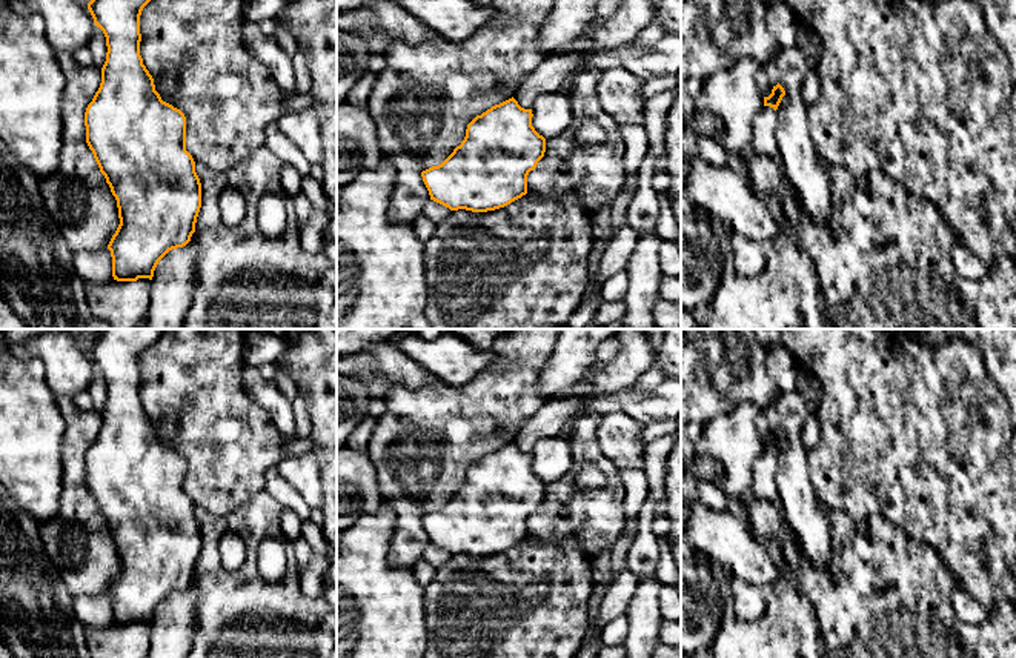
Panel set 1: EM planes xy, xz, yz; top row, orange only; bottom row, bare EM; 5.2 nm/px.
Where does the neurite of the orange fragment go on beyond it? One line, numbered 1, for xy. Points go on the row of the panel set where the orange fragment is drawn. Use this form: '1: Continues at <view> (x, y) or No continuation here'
1: No continuation here

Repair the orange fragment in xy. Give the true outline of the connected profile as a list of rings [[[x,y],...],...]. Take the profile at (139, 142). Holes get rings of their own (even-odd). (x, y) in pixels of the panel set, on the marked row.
[[[91,0],[88,9],[106,37],[106,61],[101,83],[85,112],[86,143],[117,200],[120,224],[108,249],[112,257],[112,277],[117,281],[152,280],[158,261],[172,249],[183,248],[195,232],[201,208],[201,183],[195,161],[186,151],[186,117],[161,100],[154,78],[140,55],[140,15],[151,0]]]

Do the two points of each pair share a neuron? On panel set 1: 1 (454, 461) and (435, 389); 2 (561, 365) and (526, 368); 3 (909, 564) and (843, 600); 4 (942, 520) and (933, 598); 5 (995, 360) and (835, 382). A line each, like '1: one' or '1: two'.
1: one
2: two
3: one
4: two
5: two

